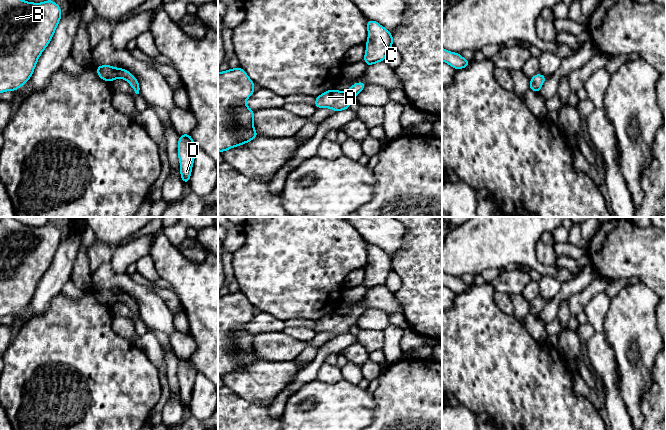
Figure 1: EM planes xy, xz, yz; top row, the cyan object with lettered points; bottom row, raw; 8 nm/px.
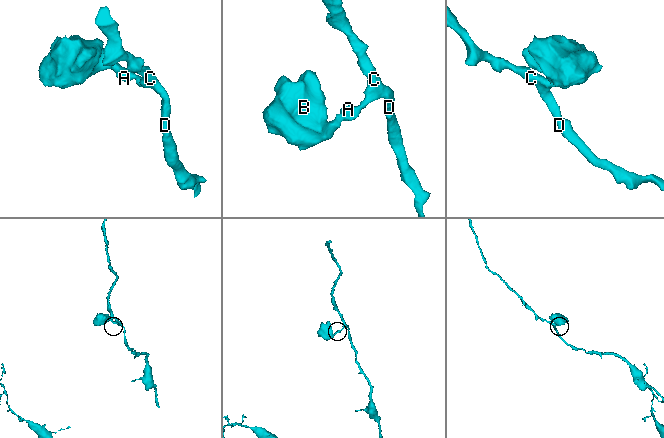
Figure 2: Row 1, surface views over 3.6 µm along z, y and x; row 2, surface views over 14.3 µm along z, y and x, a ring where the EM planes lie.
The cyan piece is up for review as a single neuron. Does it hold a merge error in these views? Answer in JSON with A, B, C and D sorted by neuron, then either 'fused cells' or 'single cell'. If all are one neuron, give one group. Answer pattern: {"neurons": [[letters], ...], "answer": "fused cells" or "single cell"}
{"neurons": [["A", "B", "C", "D"]], "answer": "single cell"}

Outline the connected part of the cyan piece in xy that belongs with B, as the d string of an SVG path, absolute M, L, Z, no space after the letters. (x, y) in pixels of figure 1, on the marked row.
M0 0L0 93L16 91L30 79L61 17L61 7L52 0L42 3Z

